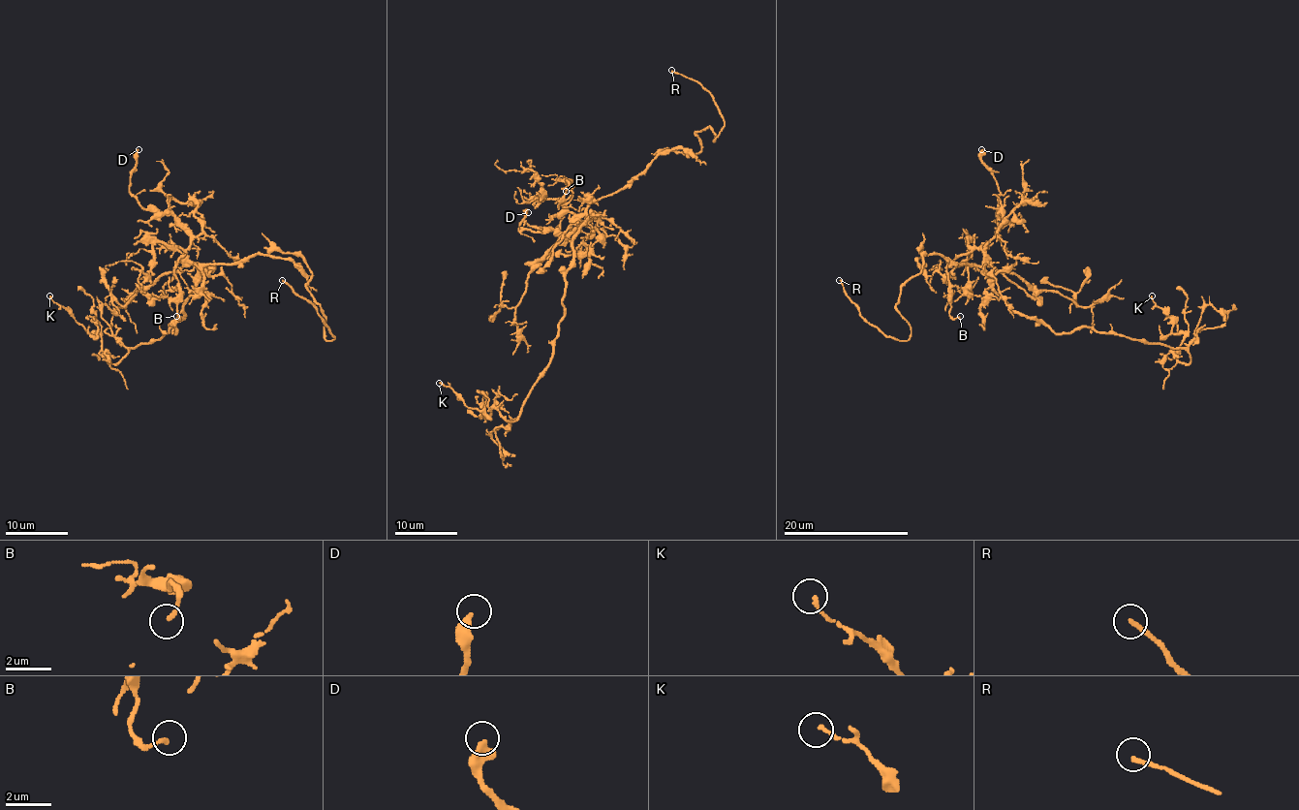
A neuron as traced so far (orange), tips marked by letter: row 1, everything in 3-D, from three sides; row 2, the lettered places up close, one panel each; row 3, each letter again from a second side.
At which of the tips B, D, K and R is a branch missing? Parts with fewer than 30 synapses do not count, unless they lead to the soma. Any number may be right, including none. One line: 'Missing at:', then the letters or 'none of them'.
Missing at: R

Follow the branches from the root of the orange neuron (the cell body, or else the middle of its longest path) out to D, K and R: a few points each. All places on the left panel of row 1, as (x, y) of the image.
D: (195, 280), (197, 266), (187, 254), (190, 232), (172, 214), (146, 210), (129, 190), (139, 149)
K: (195, 280), (176, 332), (171, 327), (159, 340), (132, 348), (116, 363), (106, 357), (99, 335), (49, 295)
R: (195, 280), (198, 266), (296, 252), (332, 340), (317, 310), (282, 280)

